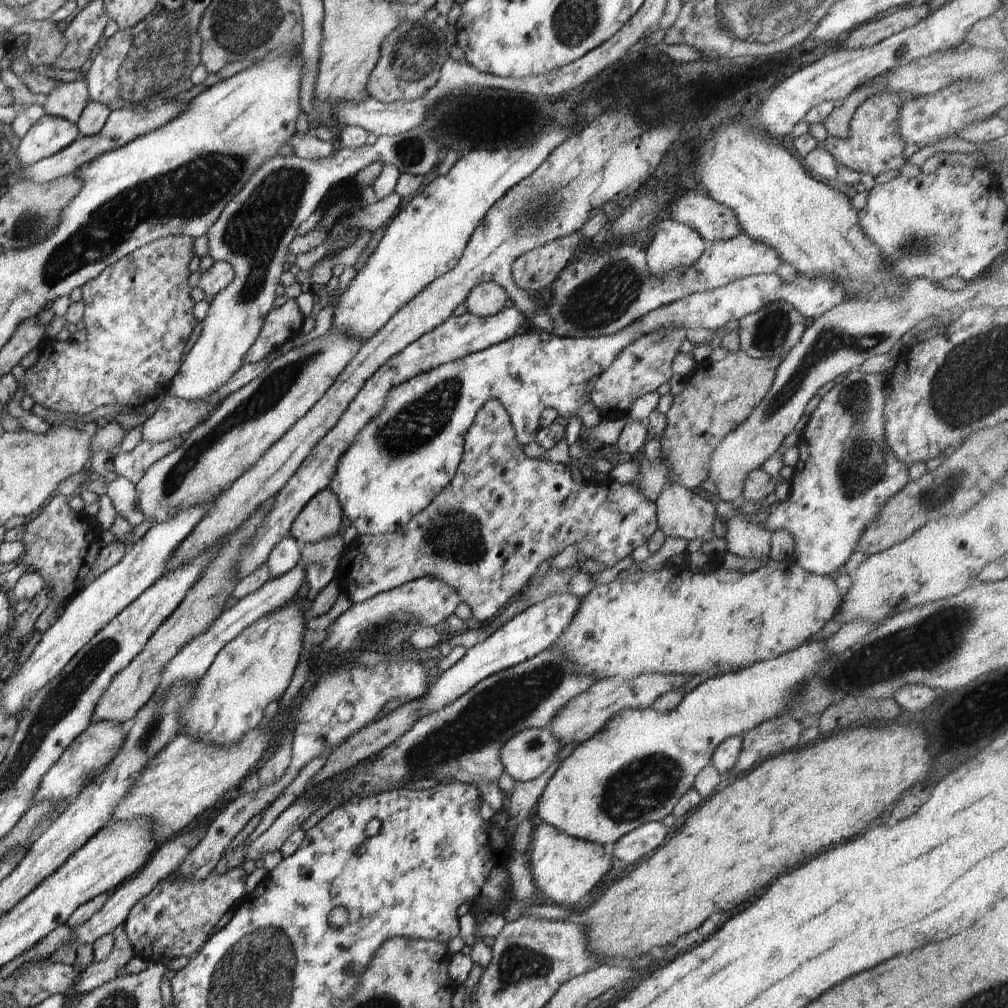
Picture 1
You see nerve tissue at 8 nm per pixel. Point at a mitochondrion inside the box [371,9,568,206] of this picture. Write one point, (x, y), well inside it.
(409, 60)

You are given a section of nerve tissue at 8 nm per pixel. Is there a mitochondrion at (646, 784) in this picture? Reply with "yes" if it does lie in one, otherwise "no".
yes

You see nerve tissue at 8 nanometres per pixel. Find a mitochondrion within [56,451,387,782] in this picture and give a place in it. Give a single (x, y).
(152, 728)

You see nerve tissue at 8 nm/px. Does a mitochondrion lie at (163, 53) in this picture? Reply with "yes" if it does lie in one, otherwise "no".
yes

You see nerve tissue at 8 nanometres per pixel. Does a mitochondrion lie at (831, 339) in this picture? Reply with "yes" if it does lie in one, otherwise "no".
yes

